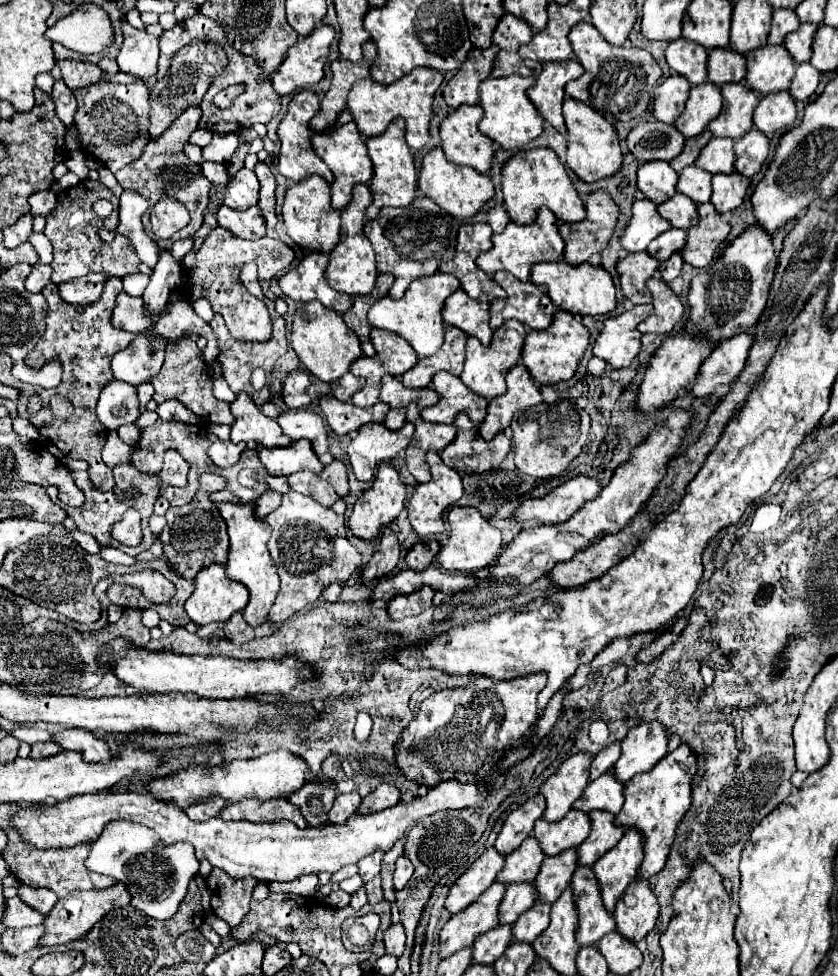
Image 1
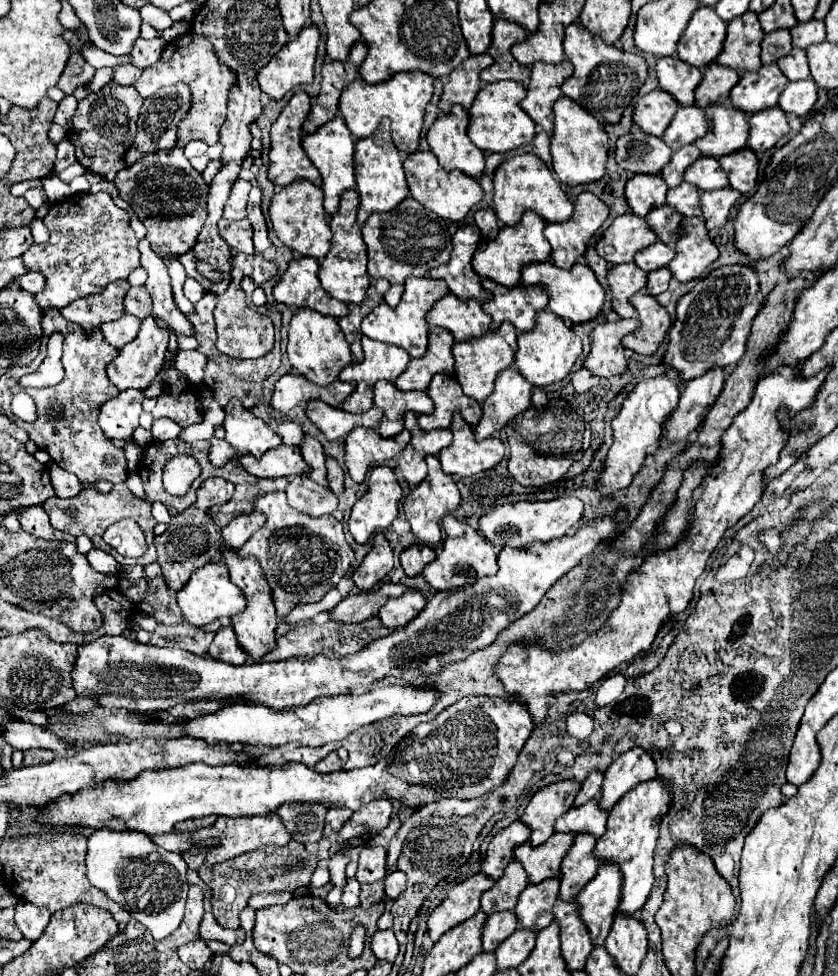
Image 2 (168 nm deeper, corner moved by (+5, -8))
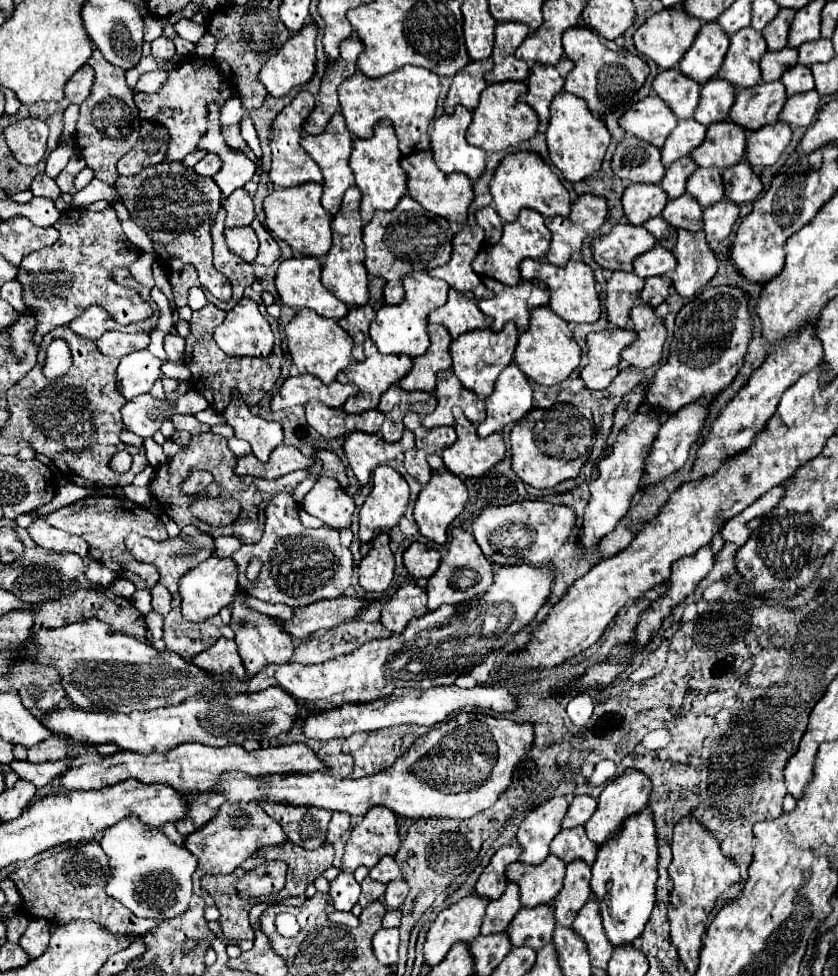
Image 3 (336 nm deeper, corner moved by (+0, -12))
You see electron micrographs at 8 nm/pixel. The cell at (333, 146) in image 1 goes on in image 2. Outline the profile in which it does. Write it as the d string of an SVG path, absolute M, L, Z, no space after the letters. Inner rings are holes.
M335 116L333 120L323 124L317 132L305 134L301 144L303 144L303 150L307 152L309 160L315 164L315 168L323 176L321 188L325 194L325 200L323 200L325 212L335 214L339 208L341 192L355 188L355 172L353 172L353 146L355 146L355 142L353 142L353 136L351 136L349 128L345 126L345 120L341 116Z

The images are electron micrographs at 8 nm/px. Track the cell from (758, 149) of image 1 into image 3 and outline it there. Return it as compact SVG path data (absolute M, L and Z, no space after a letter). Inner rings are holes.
M740 162L734 168L726 168L722 172L722 178L726 186L726 198L736 204L756 200L756 196L762 192L760 176L752 170L748 162Z

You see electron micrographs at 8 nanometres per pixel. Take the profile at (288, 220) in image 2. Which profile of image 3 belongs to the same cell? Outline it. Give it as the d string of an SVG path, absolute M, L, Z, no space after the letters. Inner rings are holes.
M308 182L296 188L276 188L264 200L266 212L266 226L294 250L302 252L304 256L326 256L332 246L332 216L322 208L322 186Z

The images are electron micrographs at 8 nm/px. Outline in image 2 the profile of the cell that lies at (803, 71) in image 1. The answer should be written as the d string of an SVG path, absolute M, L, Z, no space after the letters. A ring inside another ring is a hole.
M797 80L789 82L779 98L779 108L785 114L793 116L807 116L817 102L817 84L813 80Z

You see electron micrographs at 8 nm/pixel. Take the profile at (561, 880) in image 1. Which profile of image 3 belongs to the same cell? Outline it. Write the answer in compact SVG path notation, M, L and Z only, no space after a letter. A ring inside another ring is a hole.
M540 904L534 908L520 908L508 926L508 936L514 946L530 946L540 950L552 940L556 920L552 904Z

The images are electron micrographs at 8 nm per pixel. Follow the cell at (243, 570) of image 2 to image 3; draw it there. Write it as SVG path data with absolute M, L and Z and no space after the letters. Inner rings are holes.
M240 590L236 594L236 600L232 602L232 630L236 632L236 646L238 646L238 654L244 662L246 674L254 676L258 674L266 664L286 664L294 652L294 644L292 644L292 636L286 634L284 630L284 622L280 618L270 618L260 614L258 610L246 606L248 594L244 590Z

